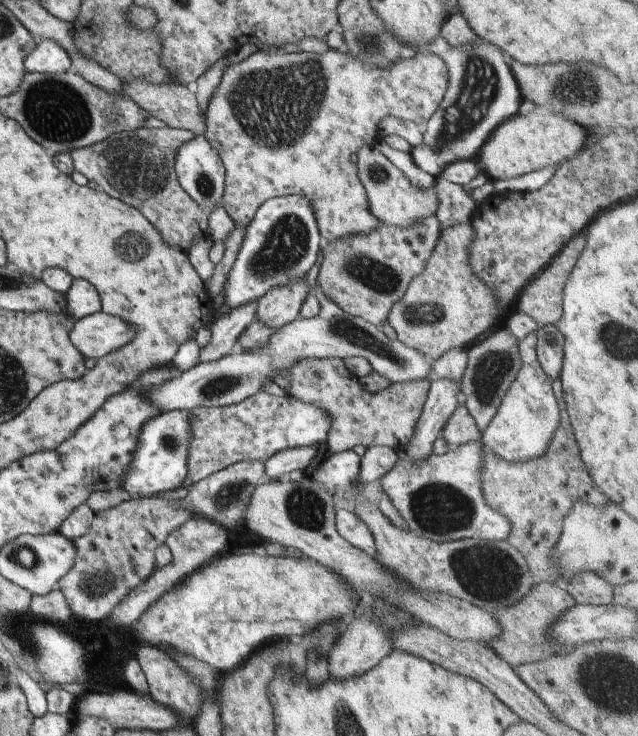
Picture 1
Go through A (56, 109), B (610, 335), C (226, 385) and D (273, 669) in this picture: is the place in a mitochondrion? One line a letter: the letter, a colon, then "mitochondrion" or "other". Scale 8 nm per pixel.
A: mitochondrion
B: mitochondrion
C: mitochondrion
D: other

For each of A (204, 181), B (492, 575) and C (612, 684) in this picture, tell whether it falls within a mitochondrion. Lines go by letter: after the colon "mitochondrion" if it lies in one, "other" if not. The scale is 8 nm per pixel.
A: mitochondrion
B: mitochondrion
C: mitochondrion

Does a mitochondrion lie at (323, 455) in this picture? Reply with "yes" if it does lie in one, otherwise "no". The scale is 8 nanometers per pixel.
no

